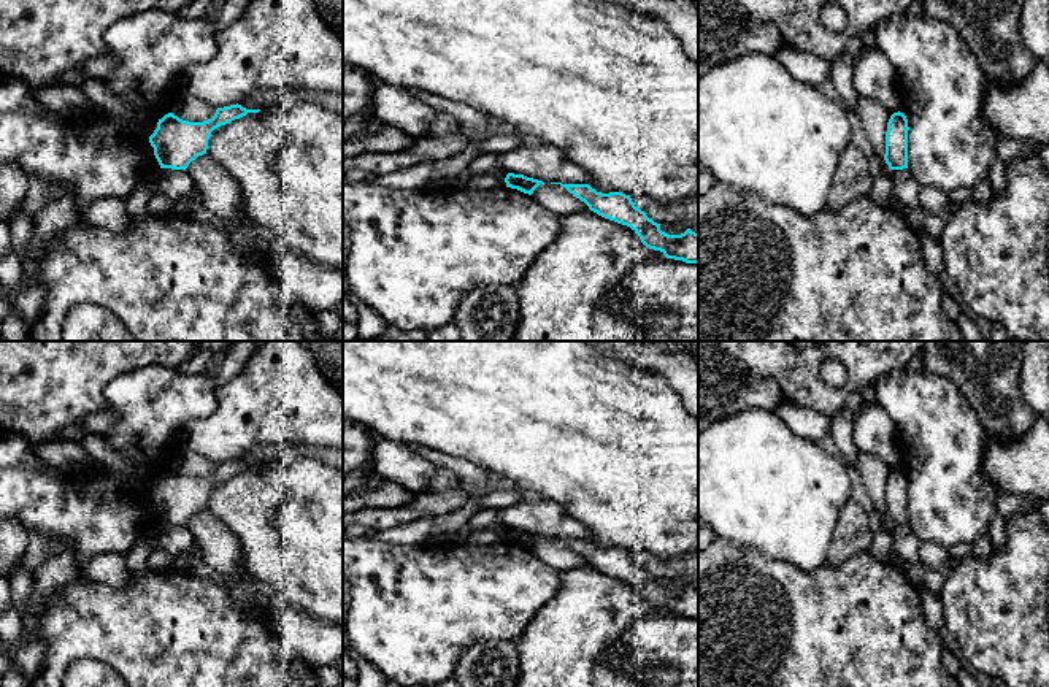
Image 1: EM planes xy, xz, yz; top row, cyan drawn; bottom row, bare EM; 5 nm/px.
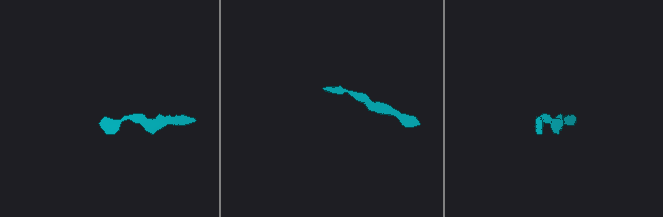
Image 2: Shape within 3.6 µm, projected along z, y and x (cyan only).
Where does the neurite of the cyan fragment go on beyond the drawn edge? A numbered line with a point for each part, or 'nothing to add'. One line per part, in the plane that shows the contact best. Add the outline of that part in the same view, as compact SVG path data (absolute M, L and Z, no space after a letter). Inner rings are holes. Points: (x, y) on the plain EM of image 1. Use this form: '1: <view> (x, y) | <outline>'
nothing to add

